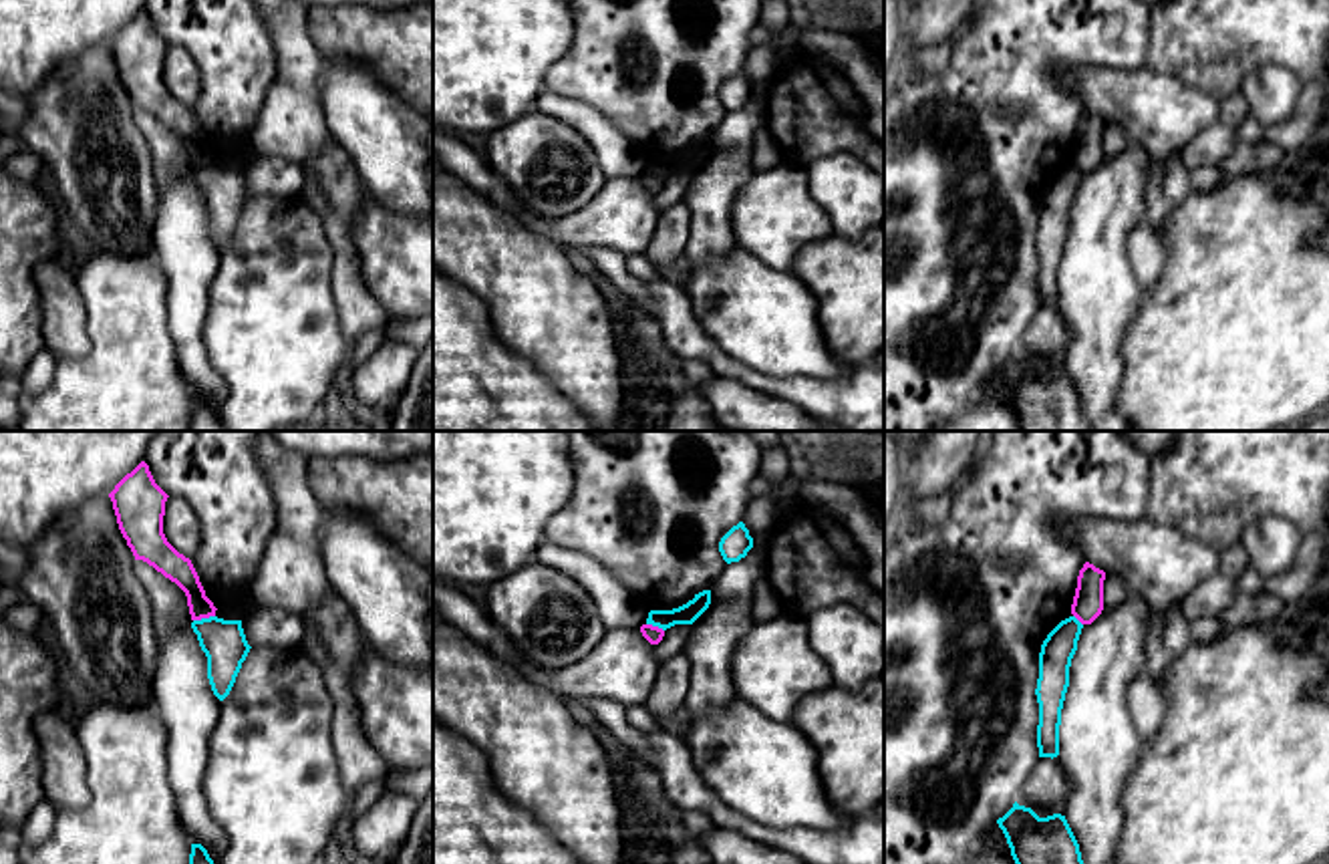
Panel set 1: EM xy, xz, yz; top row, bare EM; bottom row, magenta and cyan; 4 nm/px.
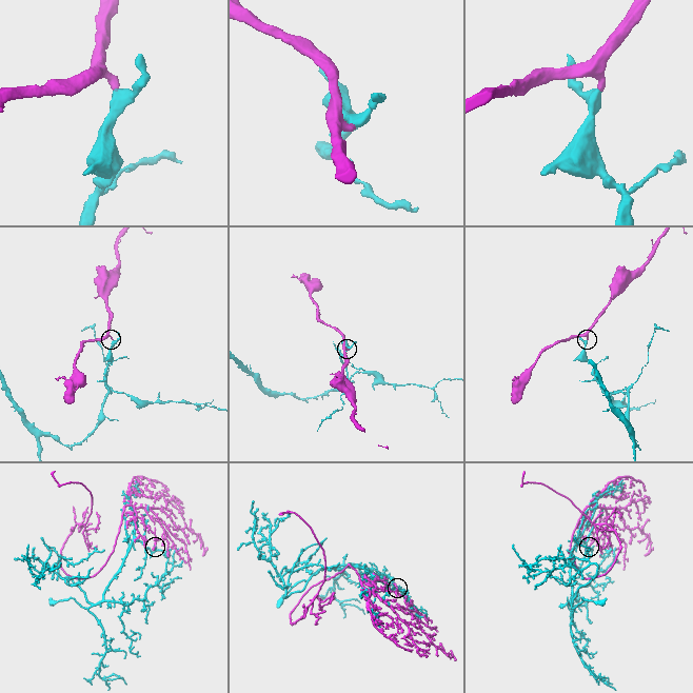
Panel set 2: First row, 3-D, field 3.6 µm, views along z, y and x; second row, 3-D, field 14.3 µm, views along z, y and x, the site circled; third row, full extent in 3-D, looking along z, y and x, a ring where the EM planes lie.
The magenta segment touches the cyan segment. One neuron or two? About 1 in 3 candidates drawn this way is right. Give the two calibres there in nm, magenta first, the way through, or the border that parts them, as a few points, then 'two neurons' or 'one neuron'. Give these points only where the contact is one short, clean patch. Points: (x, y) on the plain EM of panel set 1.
calibres 110 and 180 nm; border xy (214, 164), (194, 170); two neurons

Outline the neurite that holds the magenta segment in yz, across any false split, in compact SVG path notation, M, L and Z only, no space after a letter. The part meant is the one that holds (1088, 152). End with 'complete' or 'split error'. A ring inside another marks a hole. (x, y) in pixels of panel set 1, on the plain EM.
M1085 111L1077 125L1077 137L1071 153L1071 163L1081 173L1091 173L1103 159L1103 129L1105 121Z | complete

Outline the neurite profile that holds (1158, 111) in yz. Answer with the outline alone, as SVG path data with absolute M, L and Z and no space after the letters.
M1077 66L1071 93L1085 111L1118 123L1154 161L1184 153L1186 145L1218 121L1218 101L1148 66L1116 70Z

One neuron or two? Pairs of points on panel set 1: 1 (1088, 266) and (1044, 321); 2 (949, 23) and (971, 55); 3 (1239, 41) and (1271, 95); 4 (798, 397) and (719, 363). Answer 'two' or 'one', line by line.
1: two
2: two
3: two
4: one

